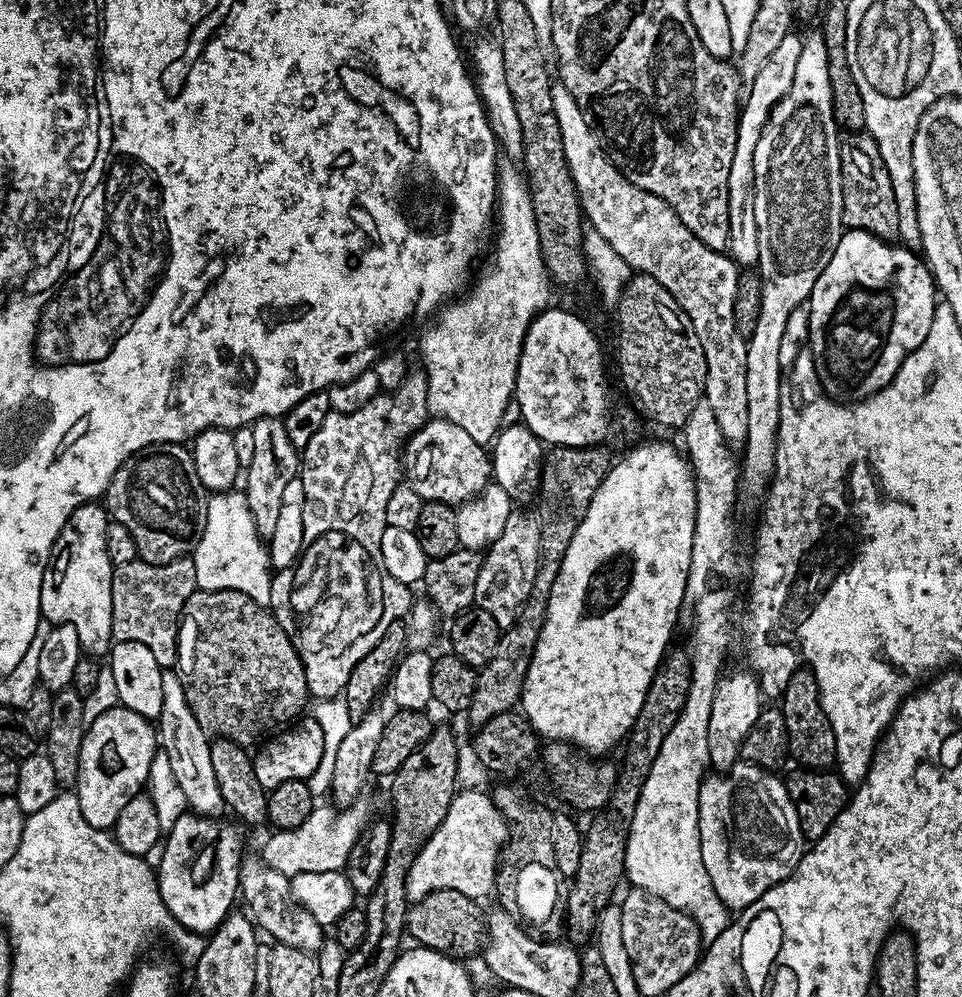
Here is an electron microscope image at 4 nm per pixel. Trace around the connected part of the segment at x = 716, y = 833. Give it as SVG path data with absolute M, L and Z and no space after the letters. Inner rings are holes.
M738 762L727 772L705 775L698 790L698 834L702 866L714 882L714 890L729 910L749 908L766 890L778 886L798 866L806 851L806 841L798 826L794 802L788 797L788 786L767 768Z

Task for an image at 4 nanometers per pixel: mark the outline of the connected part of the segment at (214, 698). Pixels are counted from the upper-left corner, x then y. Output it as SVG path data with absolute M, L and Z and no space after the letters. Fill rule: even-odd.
M197 590L190 594L190 598L186 598L184 613L180 615L180 636L176 639L176 659L182 690L186 694L186 702L189 703L190 710L194 712L199 726L208 733L209 737L232 740L243 746L251 746L250 744L256 746L265 738L271 737L305 715L304 707L307 706L308 700L310 701L310 693L306 682L306 670L302 666L296 647L290 642L286 630L282 630L282 626L265 605L254 602L254 598L238 590L210 590L209 592Z

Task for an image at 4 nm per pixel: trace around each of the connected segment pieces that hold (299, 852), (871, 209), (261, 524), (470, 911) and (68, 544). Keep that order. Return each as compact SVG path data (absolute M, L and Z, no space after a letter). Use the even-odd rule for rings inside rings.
M357 802L345 807L337 814L337 809L313 807L310 818L302 822L302 826L291 828L285 832L273 831L272 837L264 844L262 859L270 867L289 878L298 874L318 874L319 872L338 872L348 862L348 855L359 838L366 821L368 812L363 803Z
M867 130L848 132L840 142L840 173L842 174L842 222L845 229L853 232L869 232L879 240L895 241L899 234L898 207L890 175L886 174L886 166L882 162L882 154L878 154L878 142Z
M263 416L251 425L254 434L254 459L242 476L242 491L250 506L254 526L262 538L274 534L282 507L286 486L297 480L300 474L301 453L292 445L286 434L286 426L279 416Z
M434 890L426 898L415 901L408 909L406 932L421 948L447 952L453 958L465 958L481 951L486 928L482 923L481 905L458 890Z
M100 502L78 506L52 547L52 558L42 578L40 615L49 625L69 624L78 630L78 642L87 655L104 658L114 643L112 638L112 563L106 554L106 526L110 517Z

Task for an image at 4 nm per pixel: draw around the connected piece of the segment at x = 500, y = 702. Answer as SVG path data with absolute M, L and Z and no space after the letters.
M552 446L547 449L540 466L540 565L534 574L532 594L520 607L520 613L511 628L501 631L498 650L494 650L494 658L486 662L484 668L476 674L476 689L470 702L466 719L472 726L490 722L503 712L511 712L519 705L520 695L526 682L526 670L530 670L530 658L534 658L534 646L538 646L538 634L542 634L542 626L546 622L546 606L548 595L558 578L558 570L562 566L562 558L566 558L566 549L570 546L570 538L574 538L574 530L586 518L586 510L590 510L590 502L602 486L610 467L608 452L604 446L587 448L561 448Z

